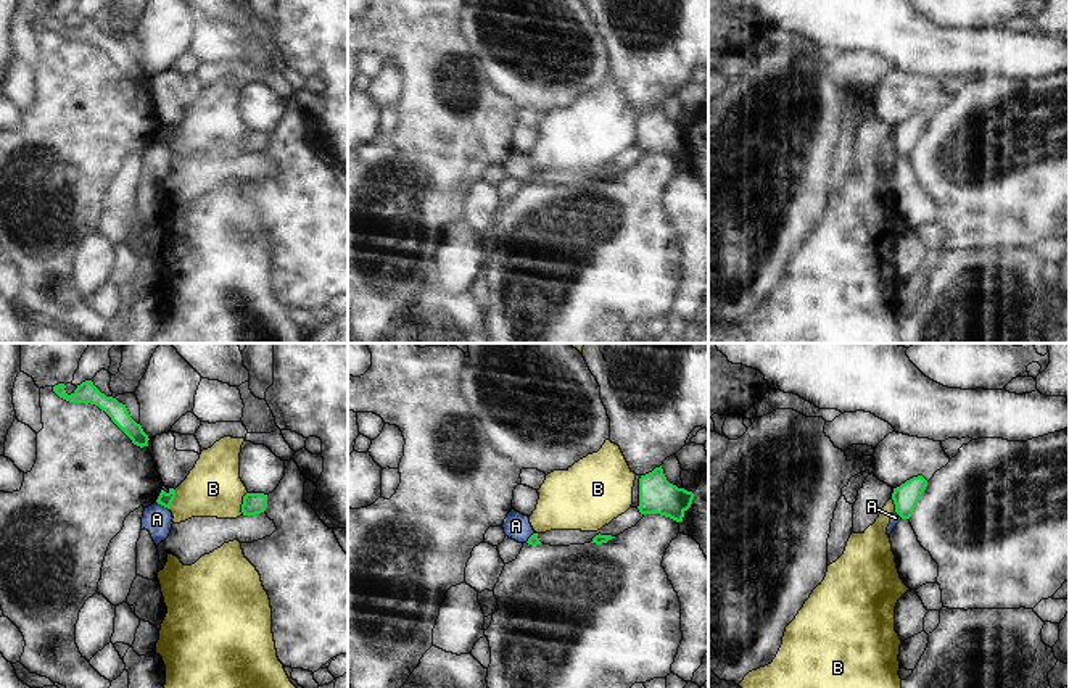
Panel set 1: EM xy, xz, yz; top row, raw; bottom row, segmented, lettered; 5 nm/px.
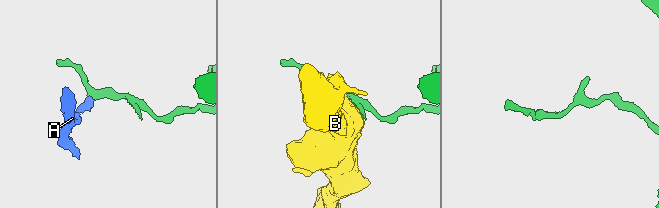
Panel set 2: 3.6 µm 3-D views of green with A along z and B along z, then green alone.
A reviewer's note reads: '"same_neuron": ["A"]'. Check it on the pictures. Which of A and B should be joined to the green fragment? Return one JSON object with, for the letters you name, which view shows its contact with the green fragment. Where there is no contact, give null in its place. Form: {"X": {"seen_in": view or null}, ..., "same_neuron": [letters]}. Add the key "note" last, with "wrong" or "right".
{"same_neuron": [], "note": "wrong"}

